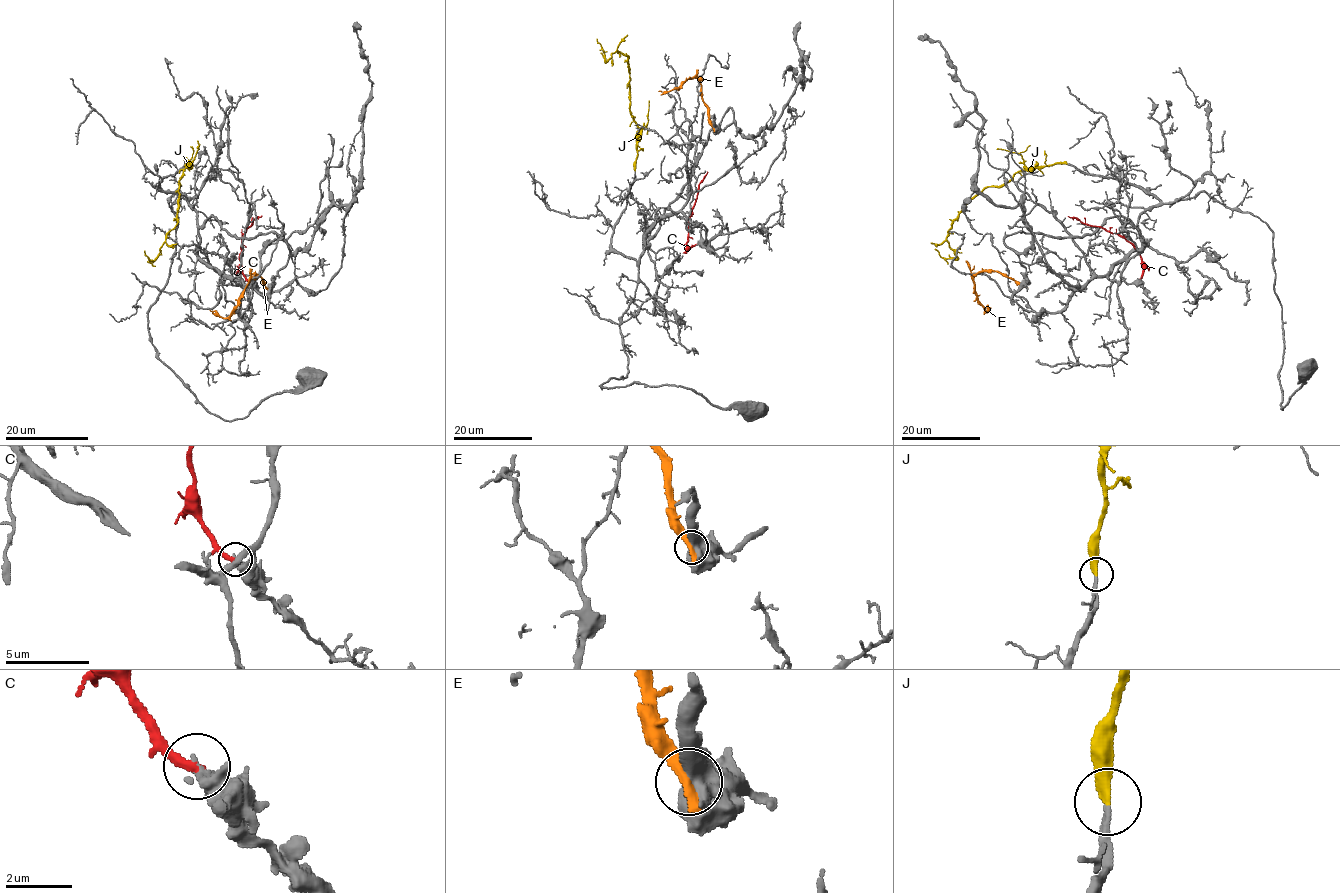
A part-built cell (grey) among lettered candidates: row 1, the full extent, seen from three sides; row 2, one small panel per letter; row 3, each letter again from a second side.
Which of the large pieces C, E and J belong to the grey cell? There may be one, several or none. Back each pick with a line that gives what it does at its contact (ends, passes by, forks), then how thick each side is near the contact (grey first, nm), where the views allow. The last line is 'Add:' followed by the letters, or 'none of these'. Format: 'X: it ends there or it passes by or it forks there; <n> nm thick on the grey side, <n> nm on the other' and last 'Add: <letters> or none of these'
J: it ends there; 240 nm thick on the grey side, 400 nm on the other
Add: J

